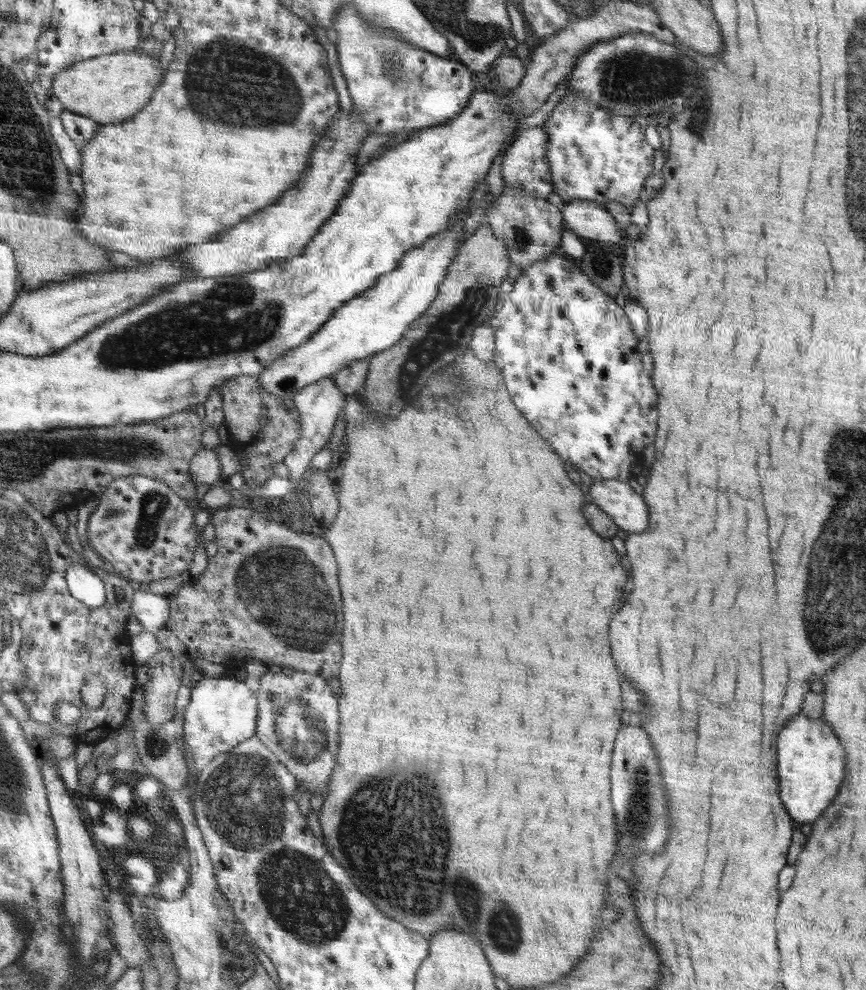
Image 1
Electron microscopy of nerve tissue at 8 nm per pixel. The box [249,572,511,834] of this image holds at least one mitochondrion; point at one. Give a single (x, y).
(305, 733)

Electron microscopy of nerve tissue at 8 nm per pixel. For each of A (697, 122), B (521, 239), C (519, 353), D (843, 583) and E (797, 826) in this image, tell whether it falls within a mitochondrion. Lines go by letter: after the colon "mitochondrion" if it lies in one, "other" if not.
A: mitochondrion
B: mitochondrion
C: other
D: mitochondrion
E: other

